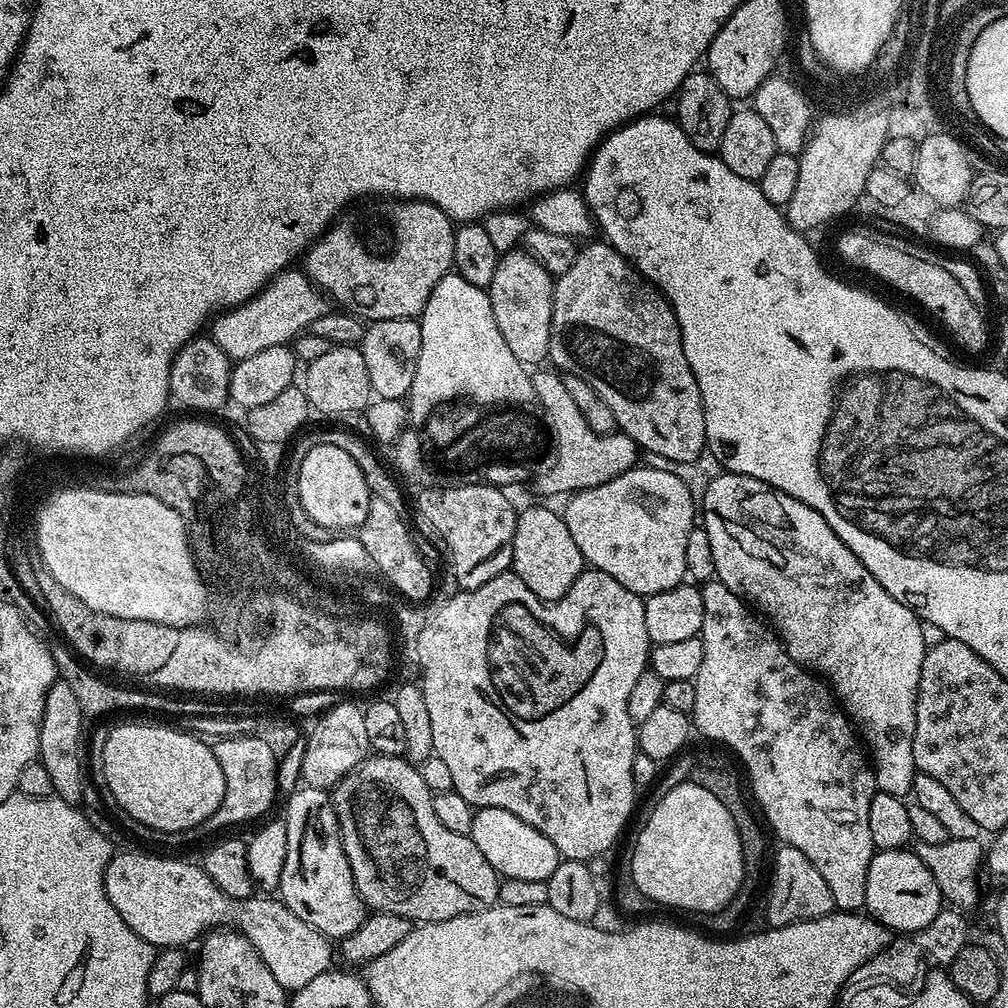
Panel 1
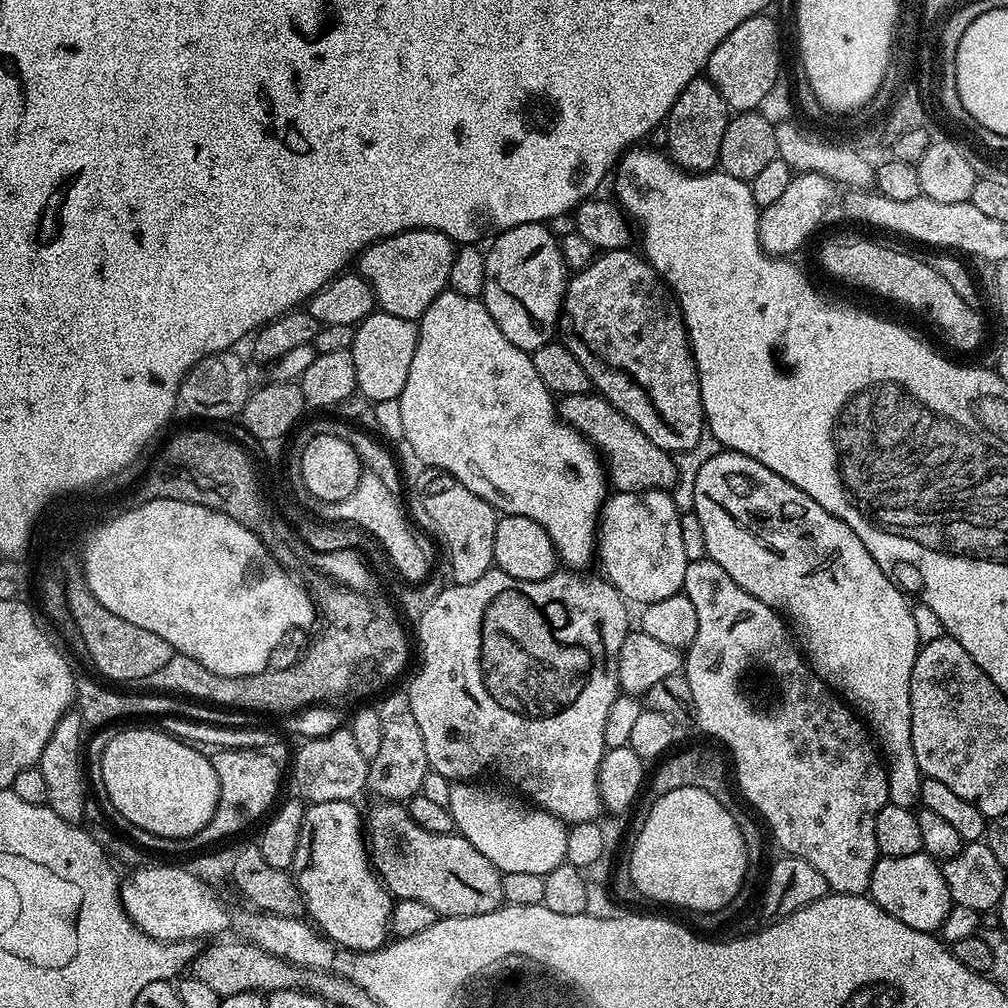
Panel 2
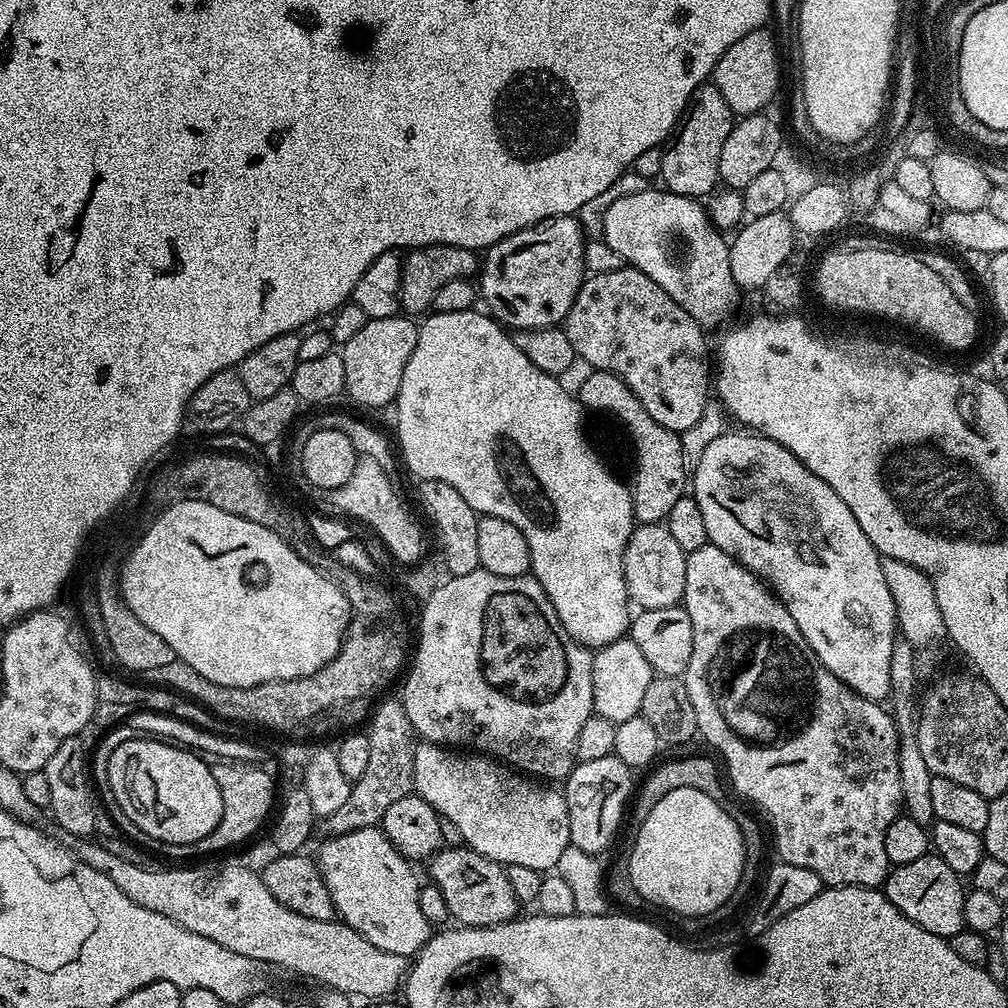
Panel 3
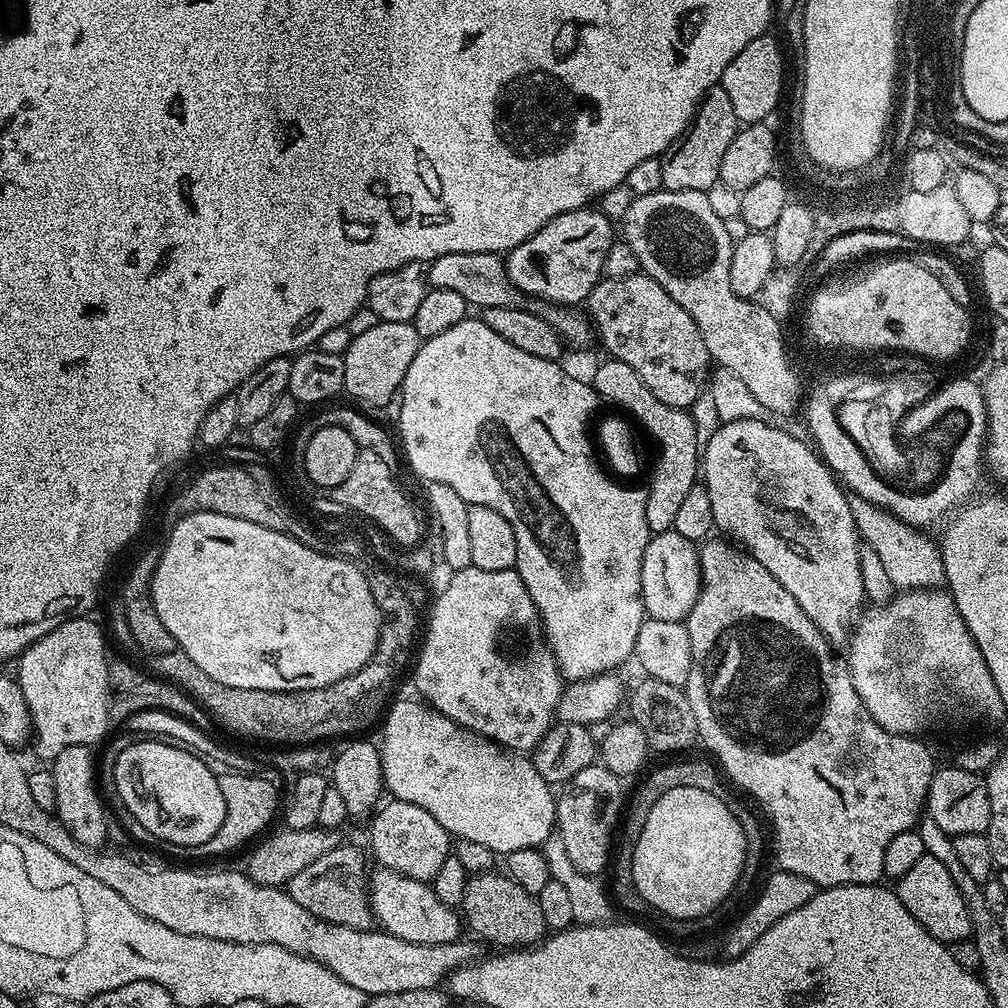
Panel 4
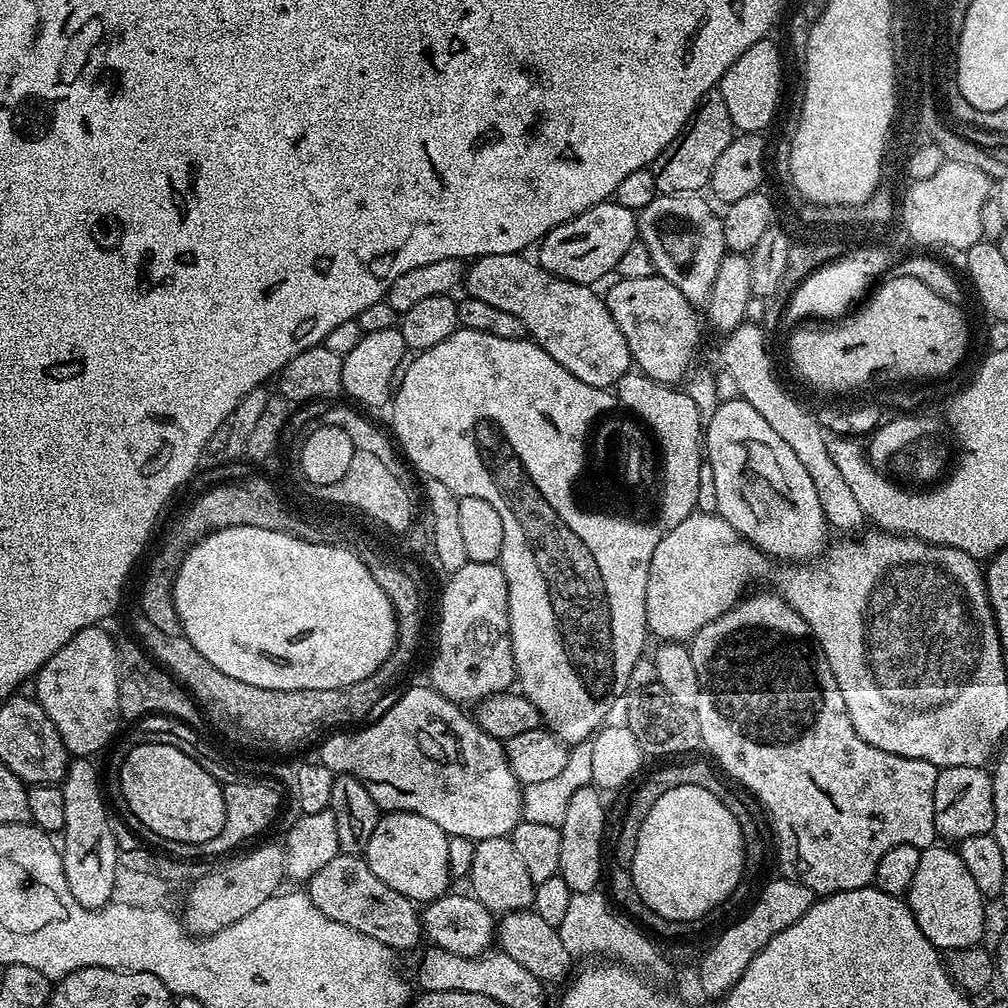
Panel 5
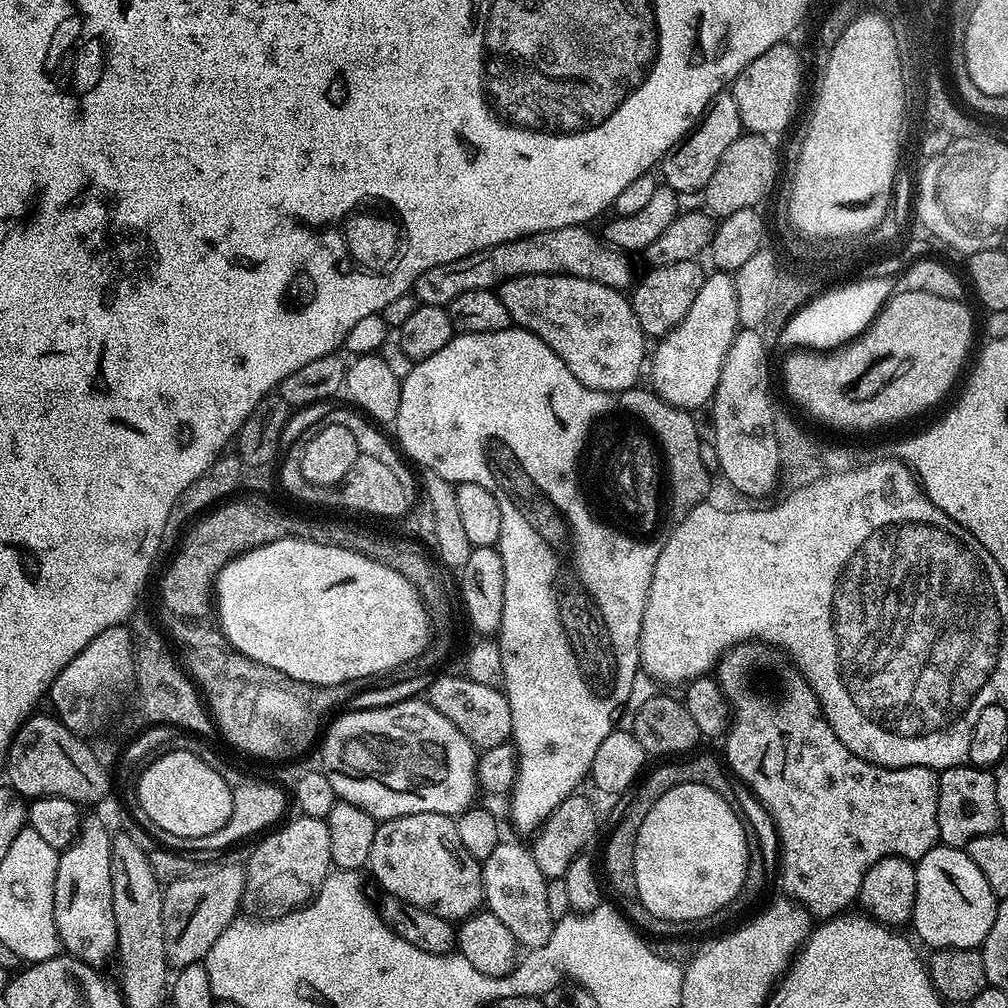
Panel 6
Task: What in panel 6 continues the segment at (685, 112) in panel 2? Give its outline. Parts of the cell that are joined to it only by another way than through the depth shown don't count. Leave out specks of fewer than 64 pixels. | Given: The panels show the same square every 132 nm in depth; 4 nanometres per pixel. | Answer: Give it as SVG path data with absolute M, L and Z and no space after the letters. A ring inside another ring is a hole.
M731 91L720 92L708 103L708 108L697 120L696 127L664 152L658 165L658 176L663 187L672 188L678 194L703 193L706 182L710 182L710 174L714 174L714 166L718 166L722 154L726 154L730 142L734 142L744 131L744 123L738 114L738 102L734 102Z

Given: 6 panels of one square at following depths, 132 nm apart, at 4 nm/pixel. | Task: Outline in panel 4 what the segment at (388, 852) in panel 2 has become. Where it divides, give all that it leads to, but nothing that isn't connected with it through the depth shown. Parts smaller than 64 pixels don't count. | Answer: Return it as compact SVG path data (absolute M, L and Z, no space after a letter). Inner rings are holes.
M481 870L471 877L466 886L462 905L462 920L473 928L475 935L489 945L501 944L504 950L515 950L535 946L545 939L549 931L546 918L542 918L542 906L518 882L514 882L503 871Z

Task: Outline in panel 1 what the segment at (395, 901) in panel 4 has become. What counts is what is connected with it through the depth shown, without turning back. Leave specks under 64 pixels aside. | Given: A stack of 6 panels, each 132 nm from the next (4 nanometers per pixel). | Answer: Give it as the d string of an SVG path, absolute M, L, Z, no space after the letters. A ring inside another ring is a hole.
M300 786L286 802L288 805L282 813L286 826L286 863L282 866L279 899L324 937L343 938L354 934L362 926L366 905L354 886L354 874L340 841L331 795L323 788Z

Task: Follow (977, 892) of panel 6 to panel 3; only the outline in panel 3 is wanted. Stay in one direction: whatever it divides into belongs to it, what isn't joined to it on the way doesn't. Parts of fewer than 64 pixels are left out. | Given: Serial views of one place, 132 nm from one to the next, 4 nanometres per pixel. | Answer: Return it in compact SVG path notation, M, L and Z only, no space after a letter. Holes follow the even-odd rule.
M929 854L915 862L895 865L884 881L882 891L887 900L894 902L894 906L898 906L898 910L902 910L902 914L910 918L910 922L918 922L922 930L930 930L930 934L947 938L965 931L966 928L964 922L966 888L960 884L963 884L961 877L956 876L954 870L950 870L950 866L942 862L942 858Z

